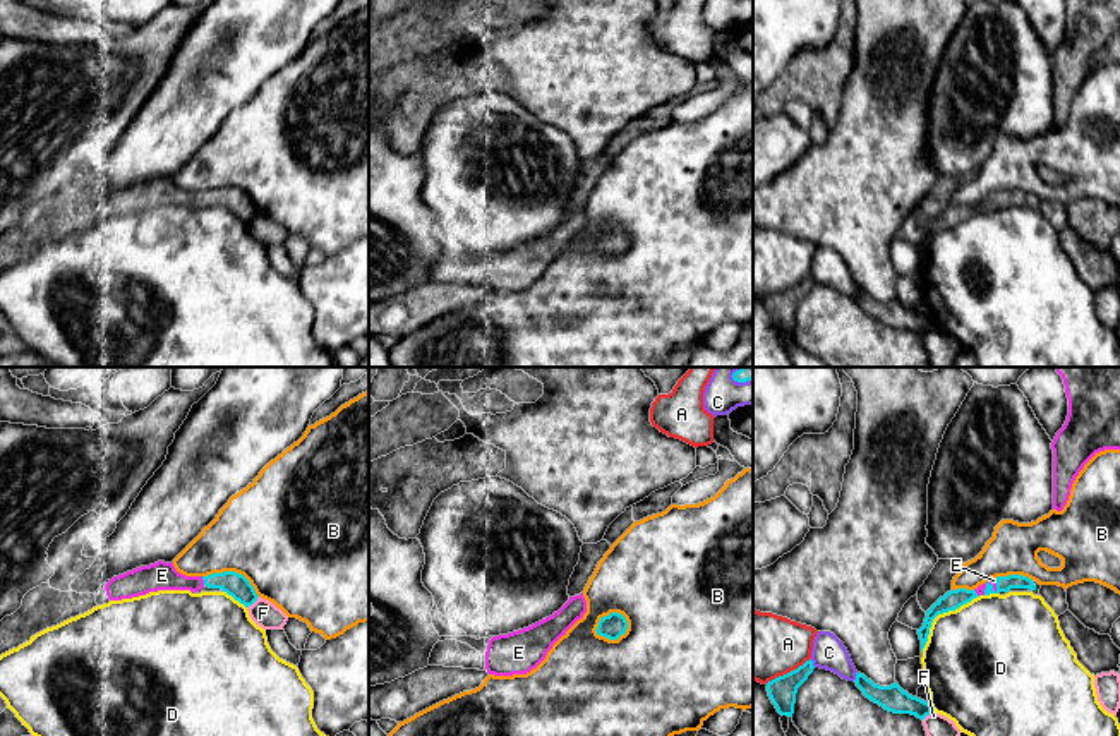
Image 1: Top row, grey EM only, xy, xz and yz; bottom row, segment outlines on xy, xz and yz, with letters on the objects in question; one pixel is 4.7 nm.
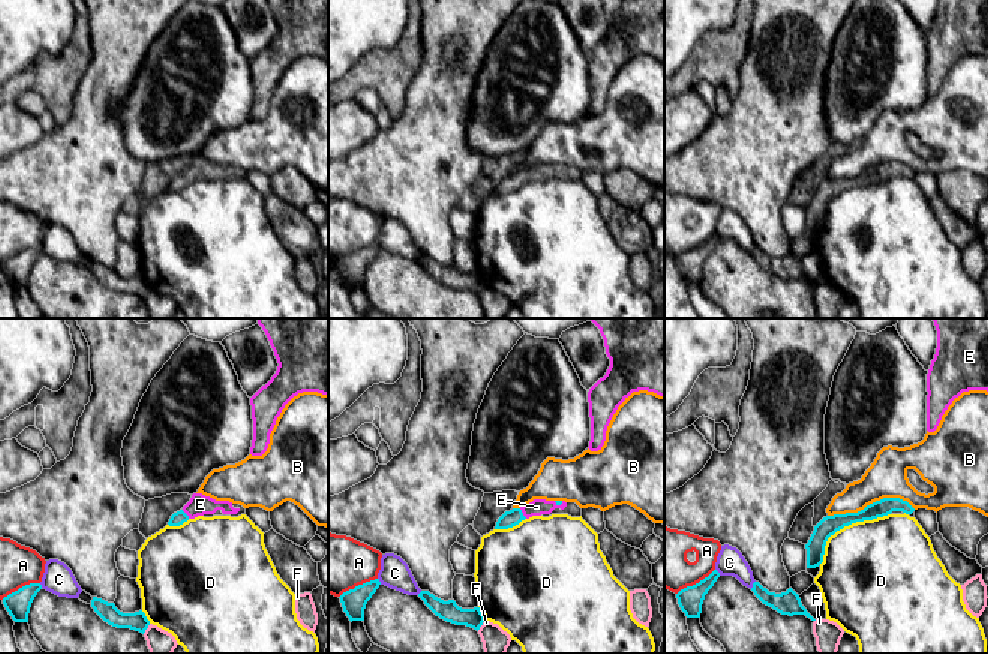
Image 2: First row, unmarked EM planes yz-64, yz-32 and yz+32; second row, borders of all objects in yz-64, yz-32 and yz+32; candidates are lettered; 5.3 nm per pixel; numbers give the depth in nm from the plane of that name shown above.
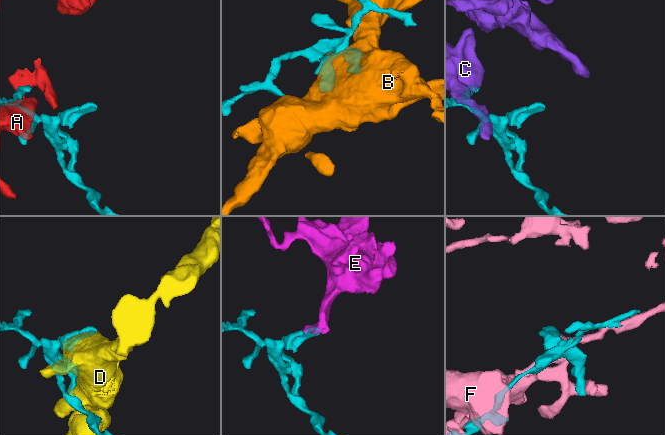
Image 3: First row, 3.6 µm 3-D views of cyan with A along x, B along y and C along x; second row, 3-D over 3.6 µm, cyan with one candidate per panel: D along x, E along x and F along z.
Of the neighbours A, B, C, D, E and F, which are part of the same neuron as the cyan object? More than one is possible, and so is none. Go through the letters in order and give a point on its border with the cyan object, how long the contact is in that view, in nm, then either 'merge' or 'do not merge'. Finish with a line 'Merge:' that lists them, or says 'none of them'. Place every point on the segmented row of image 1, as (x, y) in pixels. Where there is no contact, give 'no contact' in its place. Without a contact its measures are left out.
A: meets cyan in yz at (788, 673); contact 240 nm long; do not merge
B: meets cyan in xz at (611, 613); contact 170 nm long; do not merge
C: meets cyan in yz at (856, 676); contact 50 nm long; do not merge
D: meets cyan in yz at (940, 613); contact 380 nm long; do not merge
E: meets cyan in yz at (988, 582); contact 100 nm long; merge
F: meets cyan in xy at (252, 603); contact 80 nm long; do not merge
Merge: E

